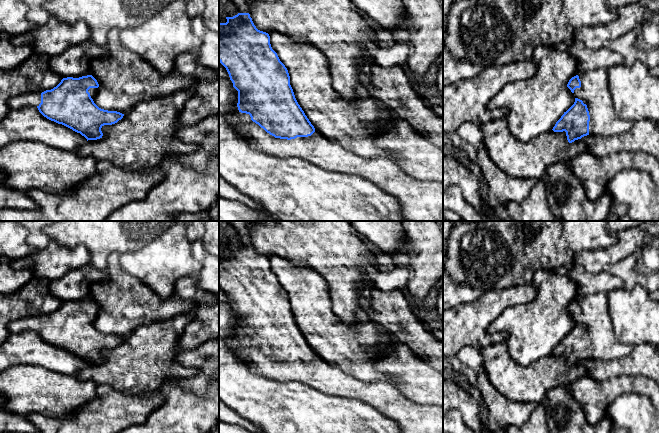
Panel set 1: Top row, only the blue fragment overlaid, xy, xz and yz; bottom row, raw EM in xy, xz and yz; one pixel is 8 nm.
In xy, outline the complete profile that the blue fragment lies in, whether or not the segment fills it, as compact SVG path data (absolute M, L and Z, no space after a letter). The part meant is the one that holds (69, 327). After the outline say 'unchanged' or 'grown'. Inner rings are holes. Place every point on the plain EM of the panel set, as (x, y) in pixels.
M92 299L67 301L51 314L27 317L9 324L10 333L37 331L47 343L80 357L88 364L102 362L101 352L121 344L124 338L99 332L93 325L99 308Z; grown

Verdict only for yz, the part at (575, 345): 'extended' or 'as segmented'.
extended

